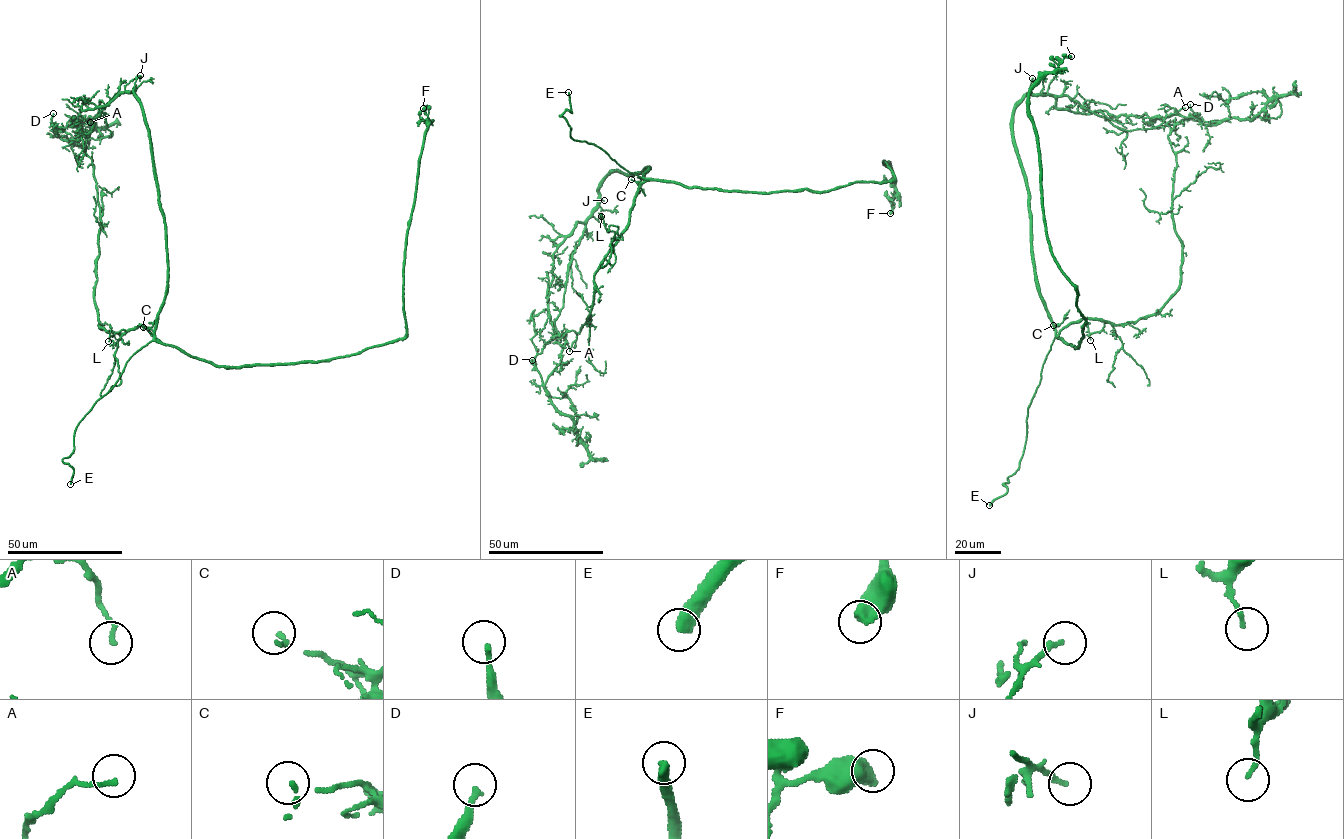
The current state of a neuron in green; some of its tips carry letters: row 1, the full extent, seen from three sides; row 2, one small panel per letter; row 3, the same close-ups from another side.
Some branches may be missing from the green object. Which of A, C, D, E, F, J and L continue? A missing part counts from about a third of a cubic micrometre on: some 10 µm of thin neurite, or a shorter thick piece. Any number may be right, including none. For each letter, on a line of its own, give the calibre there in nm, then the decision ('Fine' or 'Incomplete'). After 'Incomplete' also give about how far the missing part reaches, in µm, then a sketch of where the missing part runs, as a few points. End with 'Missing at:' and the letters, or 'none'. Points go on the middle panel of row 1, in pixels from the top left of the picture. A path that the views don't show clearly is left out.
A: Thickness 160 nm. Fine
C: Thickness 140 nm. Incomplete. Missing length about 9 µm
D: Thickness 190 nm. Incomplete. Missing length about 15 µm
E: Thickness 440 nm. Incomplete. Missing length about 25 µm
F: Thickness 600 nm. Fine
J: Thickness 160 nm. Fine
L: Thickness 120 nm. Fine
Missing at: C, D, E

